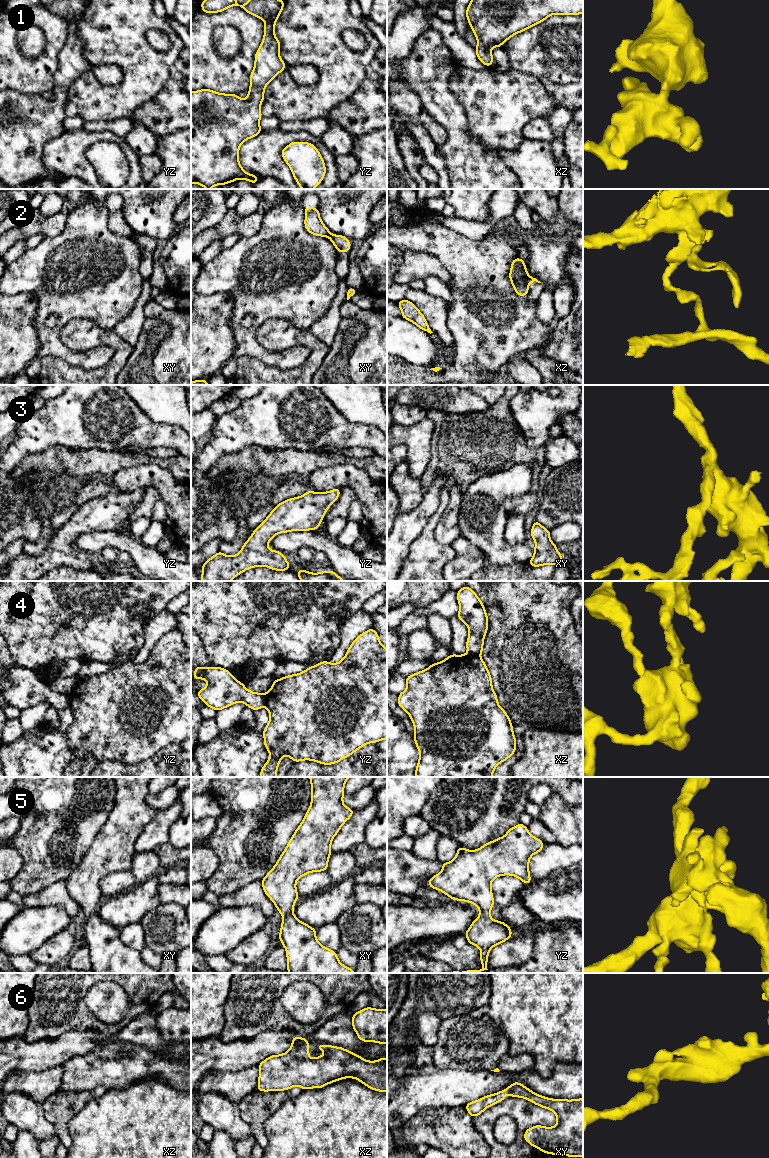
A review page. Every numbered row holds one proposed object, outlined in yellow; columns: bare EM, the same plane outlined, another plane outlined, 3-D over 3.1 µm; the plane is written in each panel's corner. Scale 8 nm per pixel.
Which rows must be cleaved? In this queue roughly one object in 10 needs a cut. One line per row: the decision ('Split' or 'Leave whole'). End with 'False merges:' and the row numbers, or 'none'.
1: Leave whole
2: Split
3: Leave whole
4: Split
5: Leave whole
6: Leave whole
False merges: 2, 4

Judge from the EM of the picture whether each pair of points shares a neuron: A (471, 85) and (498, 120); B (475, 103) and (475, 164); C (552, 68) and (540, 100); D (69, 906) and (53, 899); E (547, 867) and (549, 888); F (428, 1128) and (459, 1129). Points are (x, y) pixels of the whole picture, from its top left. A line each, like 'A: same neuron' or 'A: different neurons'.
A: same neuron
B: different neurons
C: different neurons
D: same neuron
E: different neurons
F: same neuron

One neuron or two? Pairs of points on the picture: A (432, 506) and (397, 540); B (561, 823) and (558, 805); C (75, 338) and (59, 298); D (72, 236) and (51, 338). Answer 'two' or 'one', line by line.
A: one
B: one
C: two
D: one

